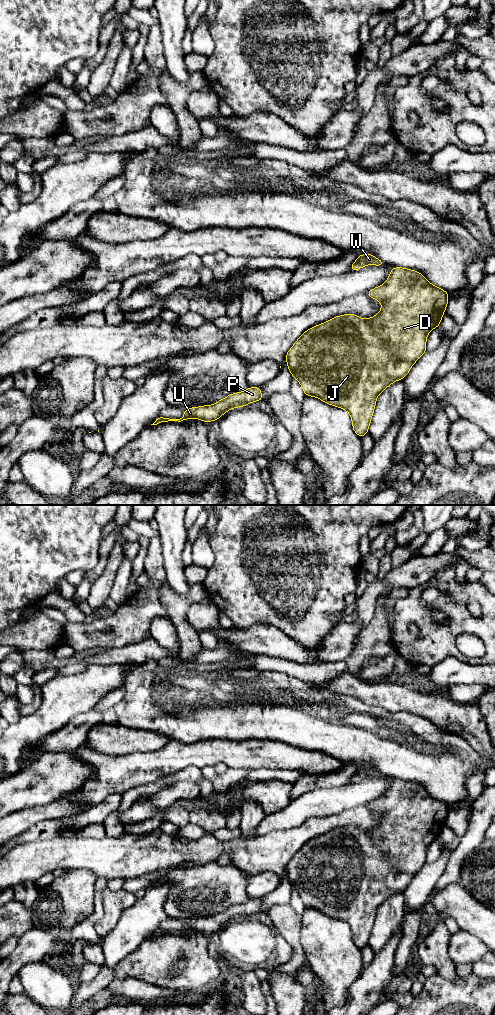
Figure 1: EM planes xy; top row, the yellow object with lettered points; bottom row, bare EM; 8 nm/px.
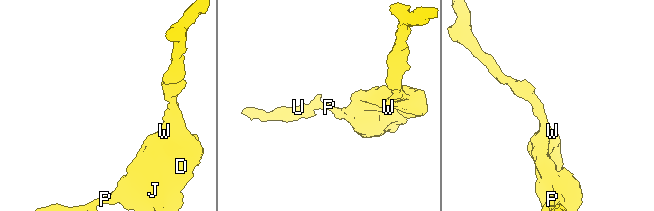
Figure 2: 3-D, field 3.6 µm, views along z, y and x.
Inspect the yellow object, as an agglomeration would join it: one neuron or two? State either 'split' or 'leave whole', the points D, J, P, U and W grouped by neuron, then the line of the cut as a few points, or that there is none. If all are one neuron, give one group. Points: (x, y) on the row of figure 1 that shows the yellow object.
leave whole | D J P U W | no cut

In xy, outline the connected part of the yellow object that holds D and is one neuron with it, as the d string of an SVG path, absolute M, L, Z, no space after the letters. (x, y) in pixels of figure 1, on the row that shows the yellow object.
M401 267L392 268L388 280L383 285L368 291L366 294L370 298L376 299L382 304L380 312L374 317L362 319L354 314L345 314L334 317L327 322L308 329L286 353L286 361L289 371L291 372L292 377L295 377L299 381L305 395L319 398L329 405L348 411L352 419L353 430L360 438L368 433L368 428L370 426L378 395L393 382L404 379L414 363L427 351L427 336L431 330L439 327L442 316L445 313L445 308L448 304L449 296L449 293L443 289L433 286L420 272Z

